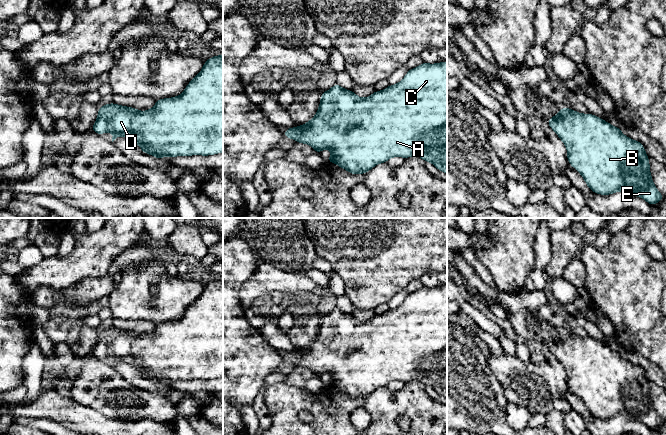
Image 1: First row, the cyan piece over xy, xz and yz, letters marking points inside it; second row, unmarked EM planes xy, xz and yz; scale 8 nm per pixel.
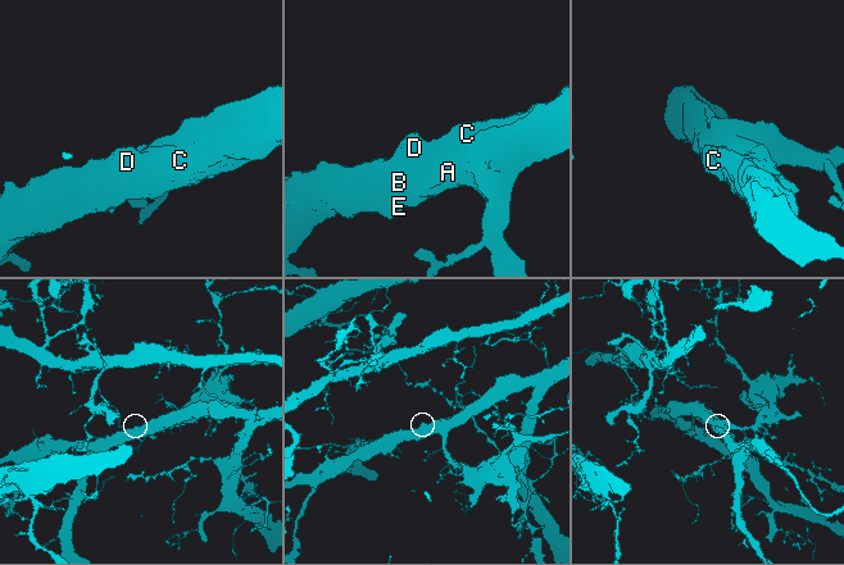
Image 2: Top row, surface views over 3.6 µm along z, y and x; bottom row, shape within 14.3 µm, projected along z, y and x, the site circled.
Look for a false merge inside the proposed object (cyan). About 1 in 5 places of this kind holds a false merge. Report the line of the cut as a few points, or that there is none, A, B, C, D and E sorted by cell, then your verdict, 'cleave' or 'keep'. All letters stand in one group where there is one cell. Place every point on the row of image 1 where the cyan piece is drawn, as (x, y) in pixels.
no cut; A B C D E; keep

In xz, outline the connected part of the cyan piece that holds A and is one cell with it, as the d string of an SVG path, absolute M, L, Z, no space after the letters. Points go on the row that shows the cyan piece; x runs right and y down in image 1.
M423 62L408 70L397 84L374 91L366 98L360 98L352 90L336 83L321 94L319 108L311 120L304 125L287 128L283 134L284 137L295 139L296 143L310 145L317 153L329 149L331 155L326 161L355 175L367 173L392 157L406 159L412 156L431 162L439 171L447 174L447 62Z

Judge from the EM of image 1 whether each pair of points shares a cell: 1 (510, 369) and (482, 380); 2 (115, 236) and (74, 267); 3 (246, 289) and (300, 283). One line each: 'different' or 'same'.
1: different
2: same
3: same

